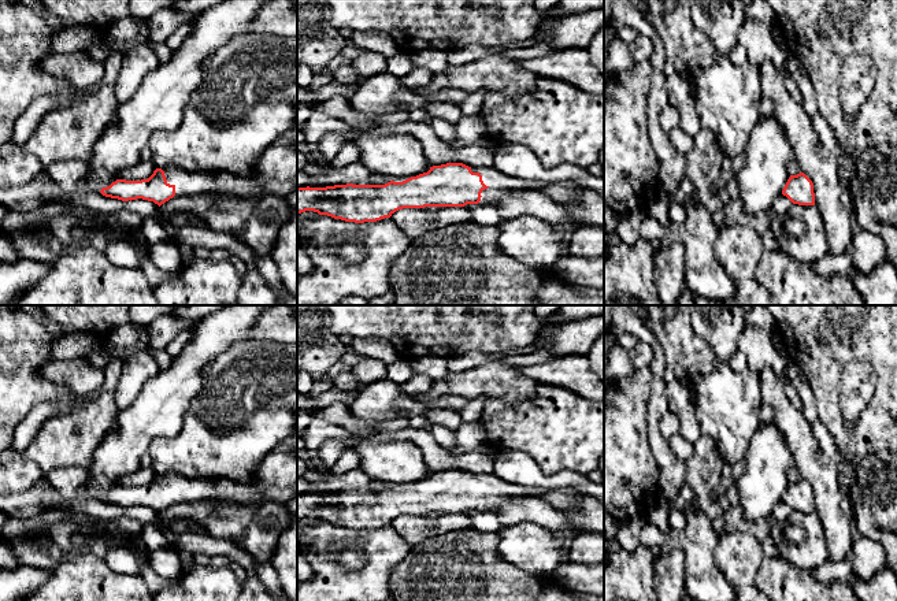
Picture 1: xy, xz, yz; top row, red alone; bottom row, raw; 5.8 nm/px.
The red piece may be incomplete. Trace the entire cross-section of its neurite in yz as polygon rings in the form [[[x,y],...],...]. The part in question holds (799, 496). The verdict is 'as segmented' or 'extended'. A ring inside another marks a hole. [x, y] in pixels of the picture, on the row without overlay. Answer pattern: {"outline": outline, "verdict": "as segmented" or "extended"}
{"outline": [[[804,479],[790,482],[782,501],[793,511],[815,512],[813,490]]], "verdict": "as segmented"}

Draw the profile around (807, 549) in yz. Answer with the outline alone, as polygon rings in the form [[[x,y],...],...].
[[[792,511],[781,526],[789,546],[786,559],[800,570],[809,572],[829,559],[823,527],[815,512]]]

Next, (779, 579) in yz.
[[[764,556],[757,587],[770,601],[859,601],[846,583],[823,583],[790,560]]]

